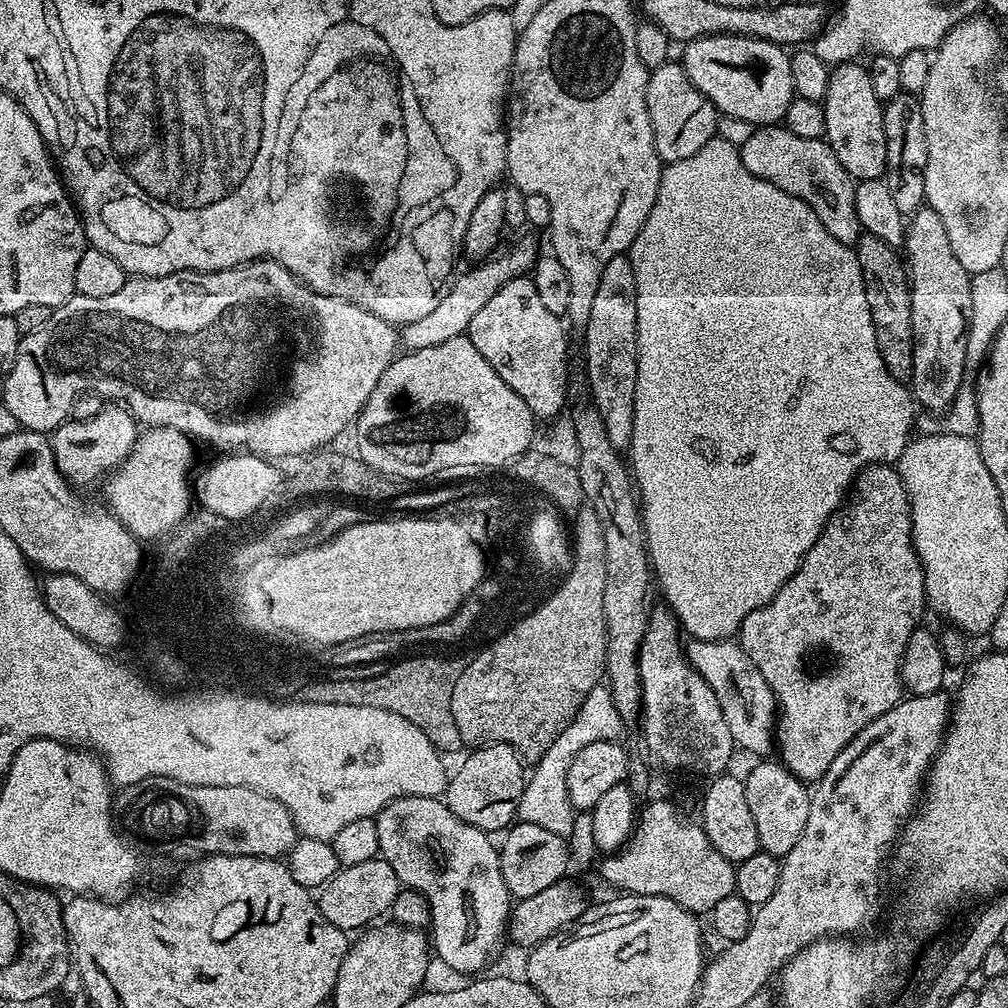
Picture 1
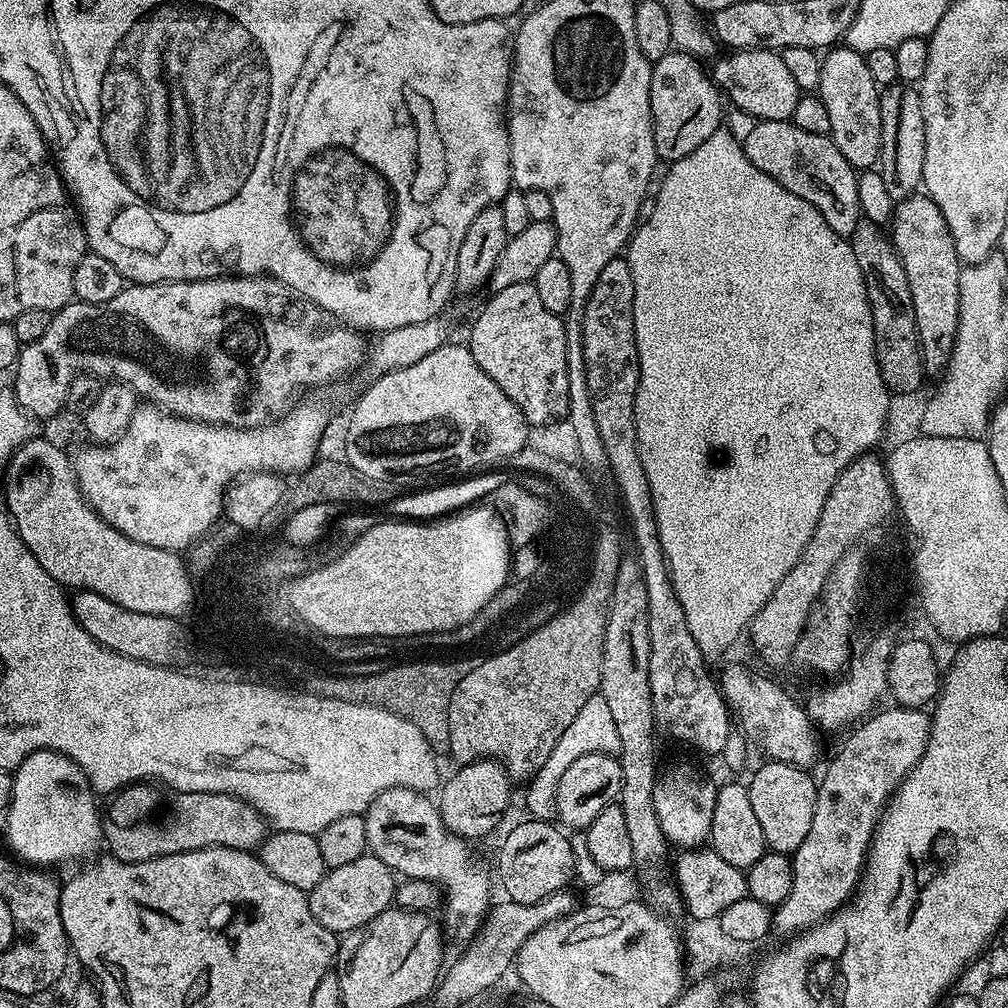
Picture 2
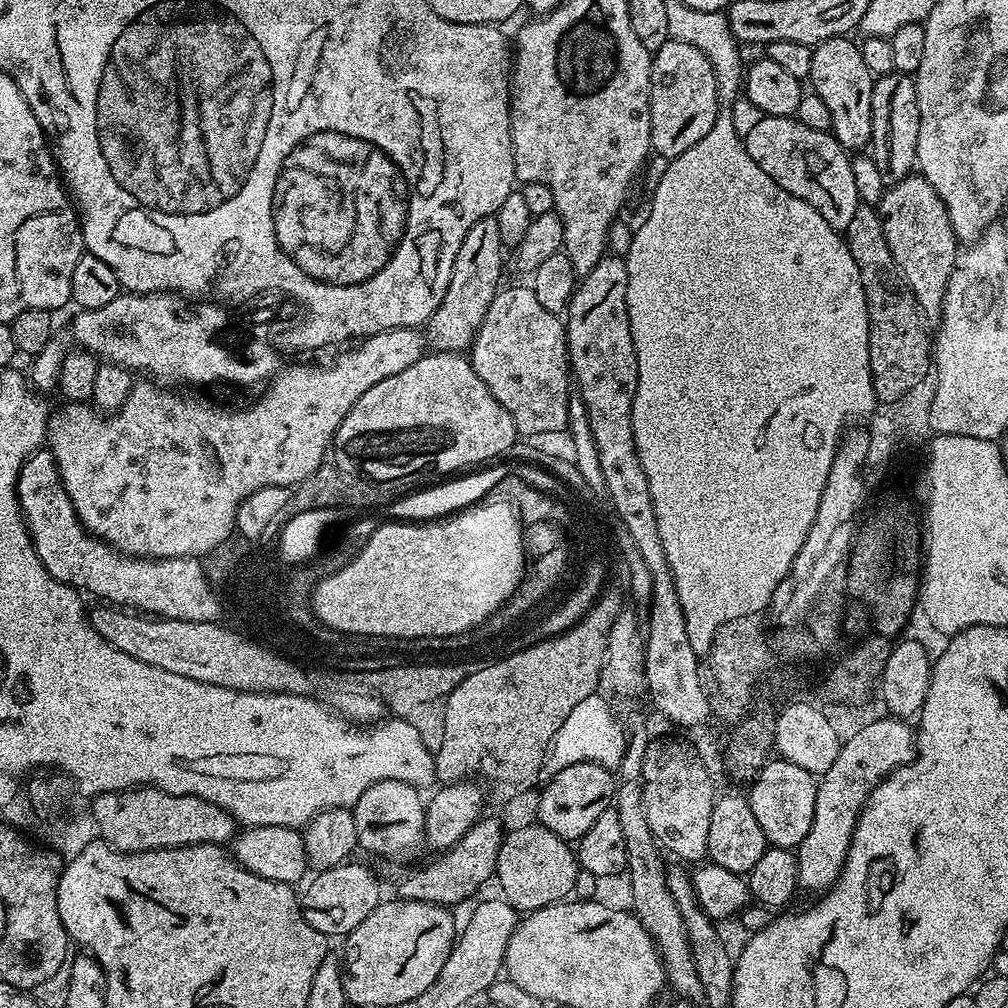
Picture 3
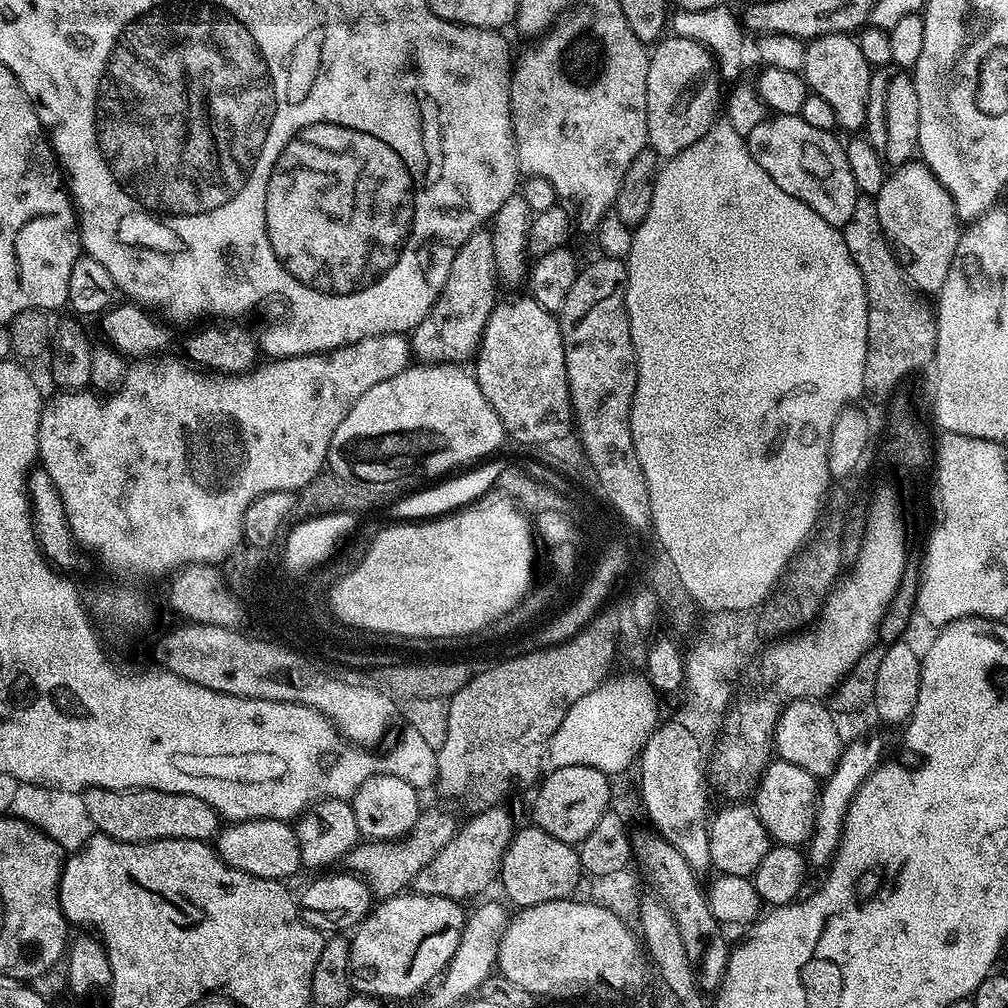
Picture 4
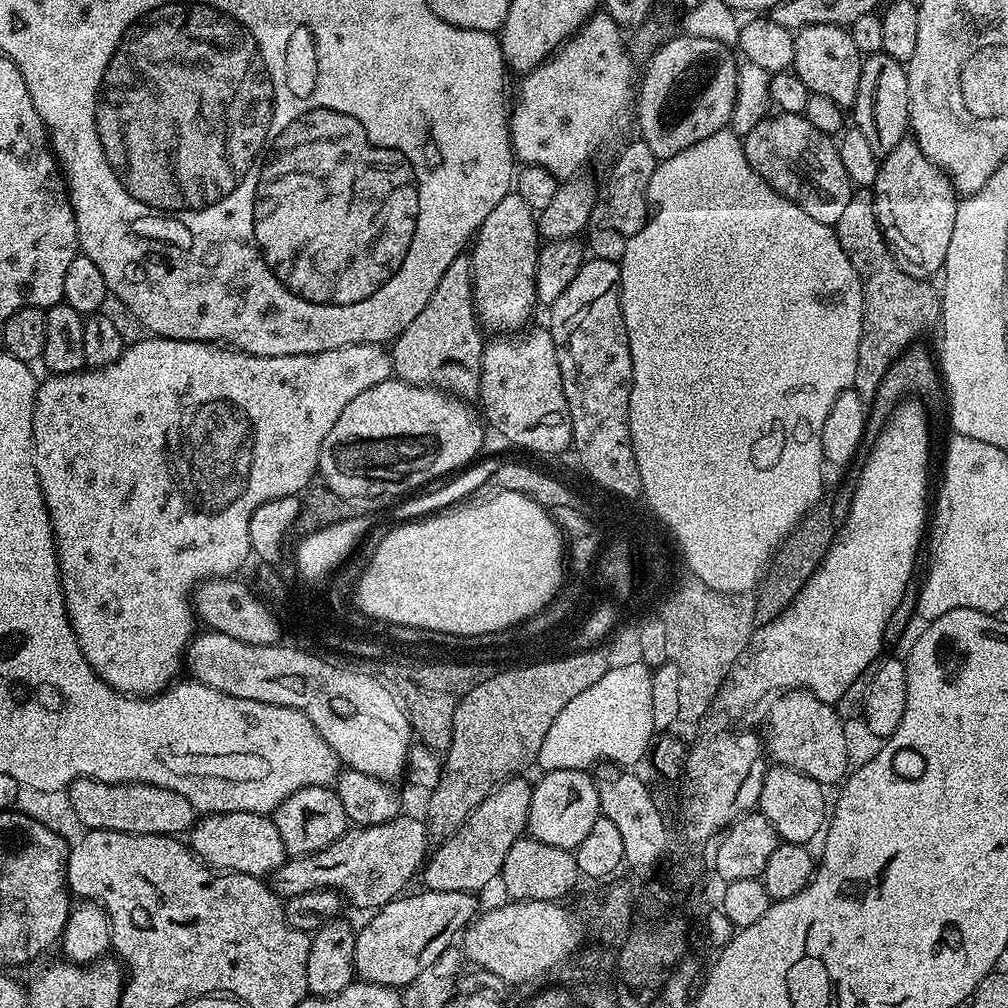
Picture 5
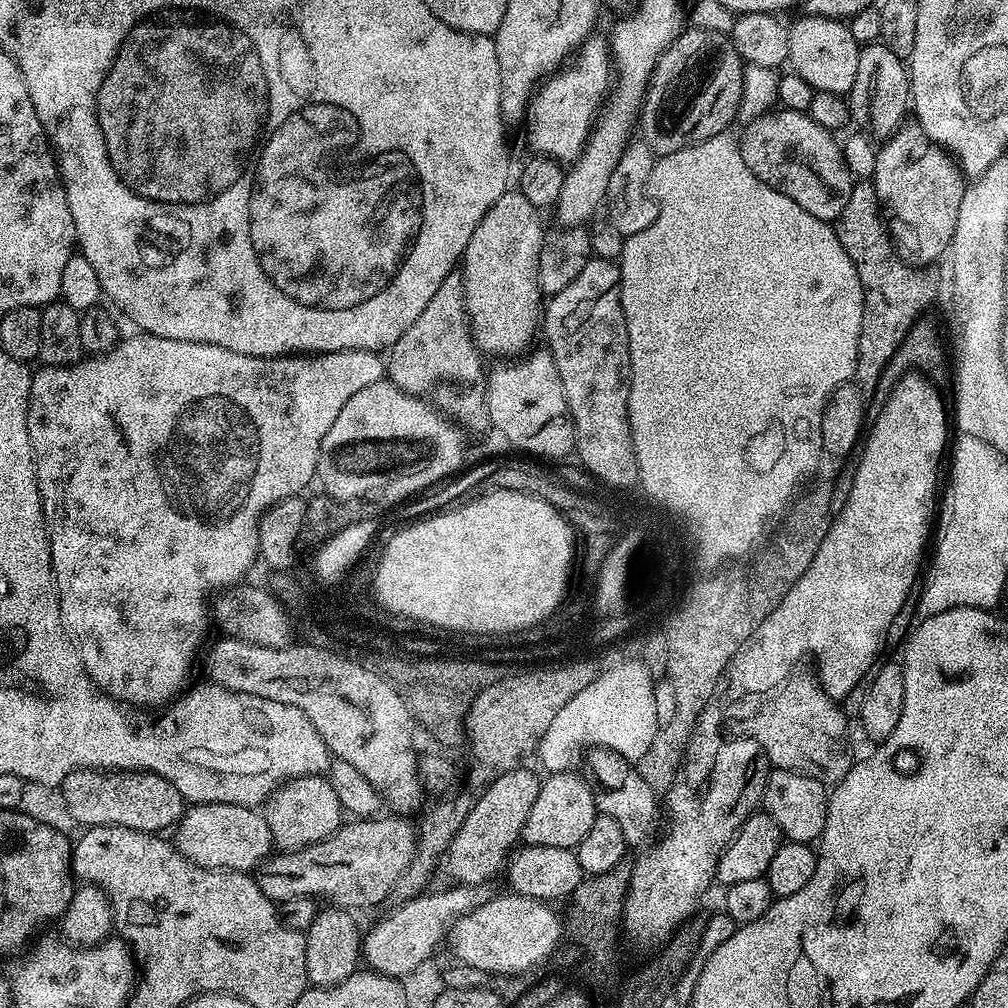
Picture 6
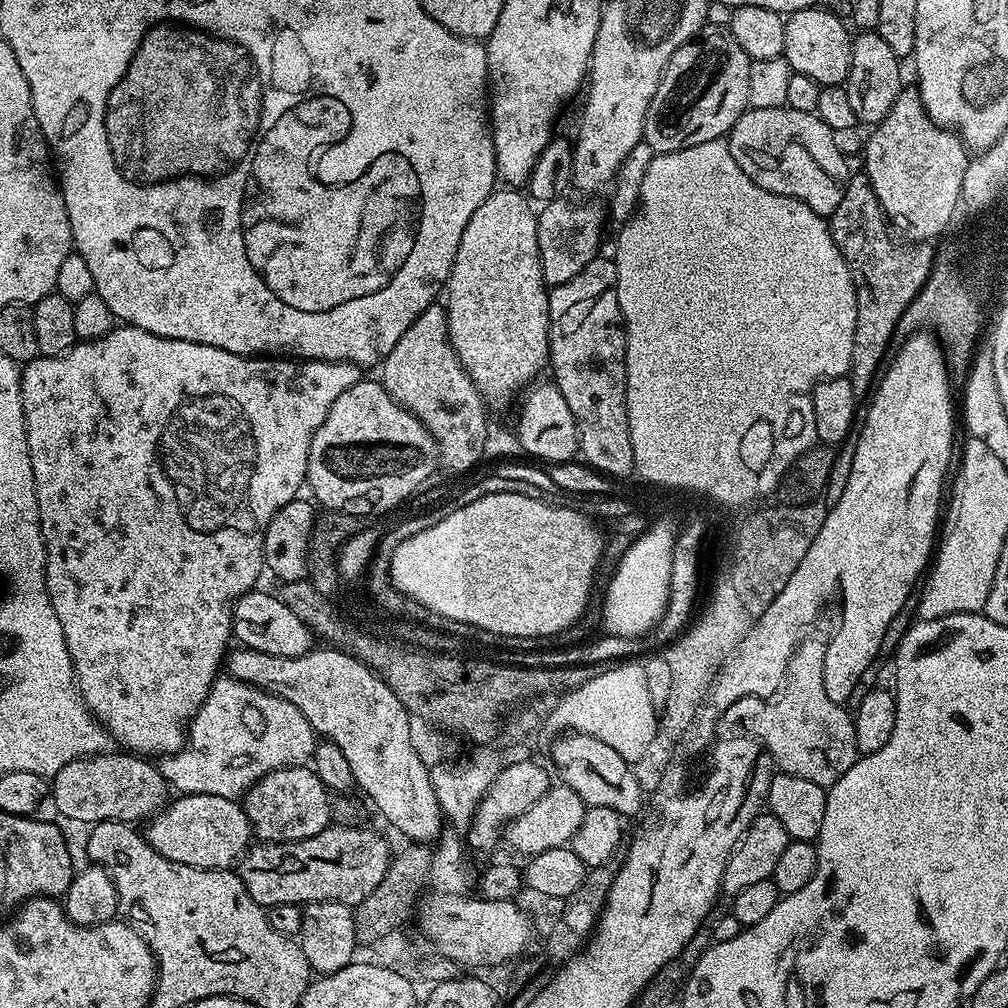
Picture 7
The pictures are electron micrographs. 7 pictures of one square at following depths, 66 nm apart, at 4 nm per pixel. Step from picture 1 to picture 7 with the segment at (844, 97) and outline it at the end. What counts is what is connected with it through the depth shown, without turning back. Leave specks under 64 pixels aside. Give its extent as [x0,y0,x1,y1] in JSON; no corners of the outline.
[783,6,853,86]

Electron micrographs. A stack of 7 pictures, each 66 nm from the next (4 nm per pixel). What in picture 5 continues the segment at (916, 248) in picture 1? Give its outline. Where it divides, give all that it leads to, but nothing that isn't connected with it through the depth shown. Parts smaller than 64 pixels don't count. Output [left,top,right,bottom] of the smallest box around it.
[874,138,958,278]

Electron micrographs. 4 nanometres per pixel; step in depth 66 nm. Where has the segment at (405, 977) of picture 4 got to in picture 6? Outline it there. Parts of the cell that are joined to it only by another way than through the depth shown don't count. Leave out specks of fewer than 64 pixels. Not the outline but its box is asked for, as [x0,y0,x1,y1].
[362,883,498,978]

